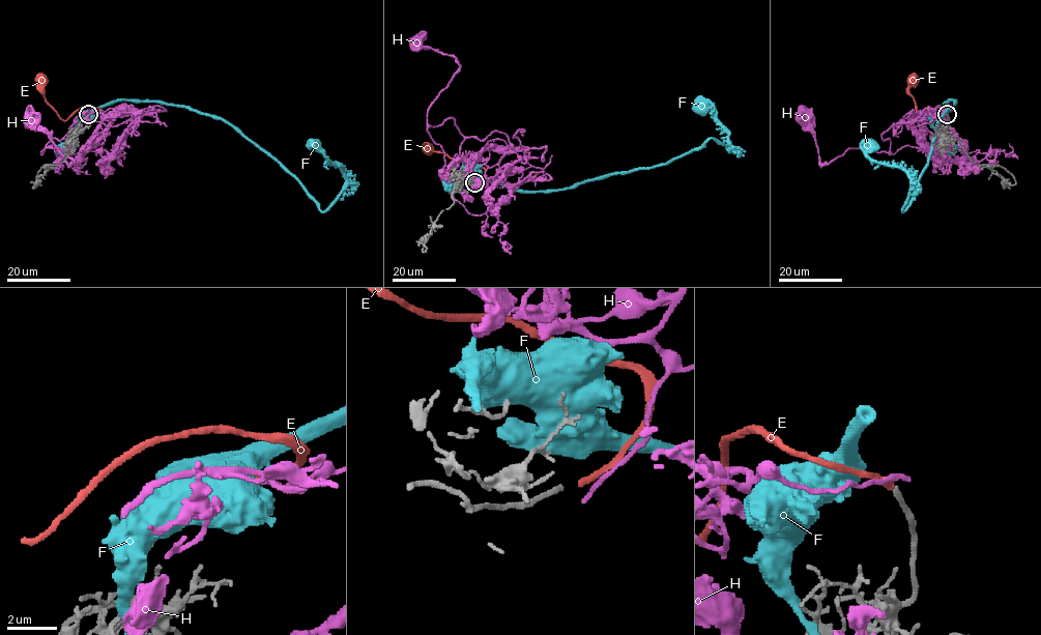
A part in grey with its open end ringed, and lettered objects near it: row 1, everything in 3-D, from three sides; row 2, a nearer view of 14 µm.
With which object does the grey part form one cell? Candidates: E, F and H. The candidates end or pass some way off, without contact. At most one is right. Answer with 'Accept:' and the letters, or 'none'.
Accept: none

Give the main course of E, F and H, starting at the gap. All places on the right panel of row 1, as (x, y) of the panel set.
E: (947, 114), (931, 107), (925, 108), (921, 121), (908, 90), (908, 80), (915, 73)
F: (943, 112), (955, 102), (937, 122), (928, 163), (902, 211), (909, 176), (873, 162), (869, 146)
H: (948, 113), (925, 113), (888, 128), (882, 138), (890, 140), (887, 152), (851, 148), (821, 164), (804, 119)

